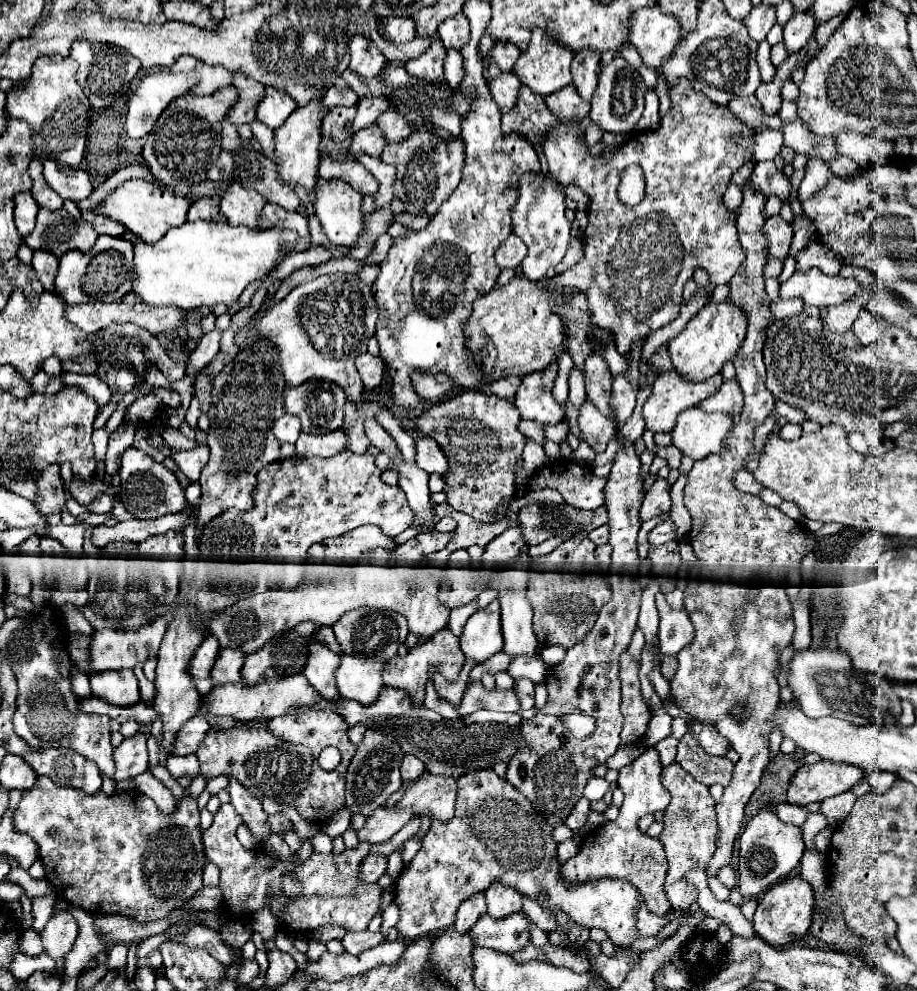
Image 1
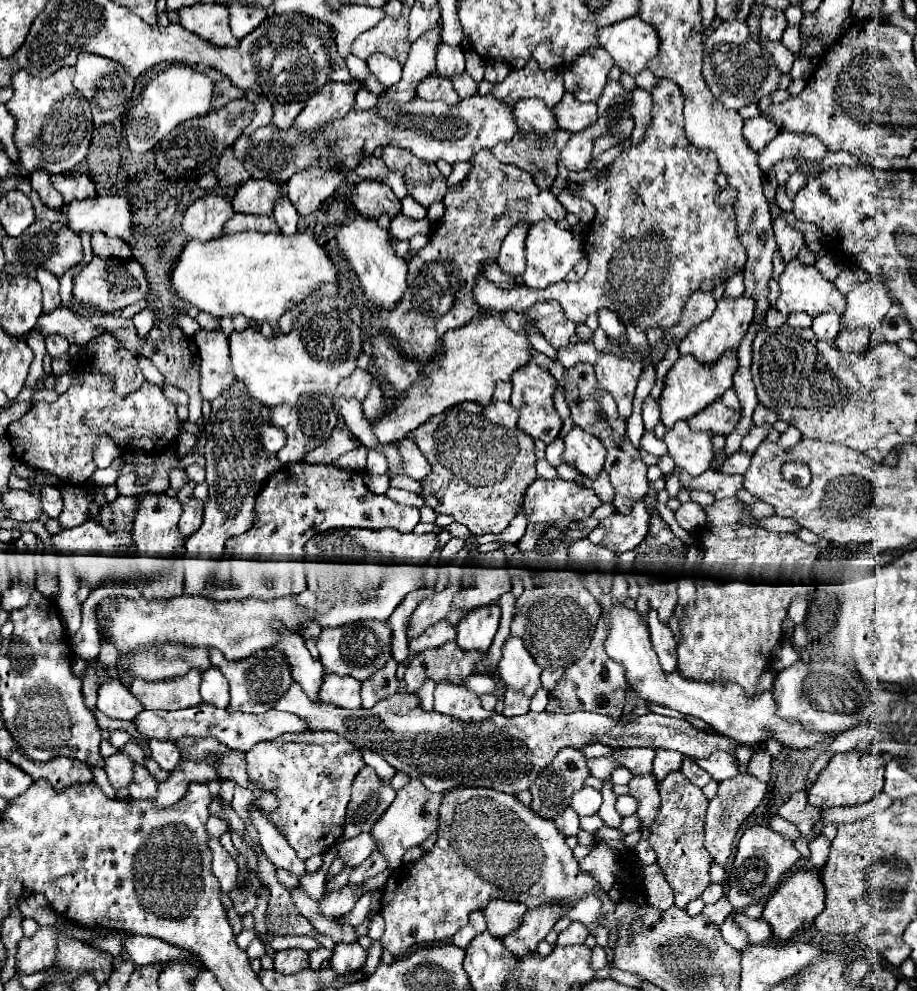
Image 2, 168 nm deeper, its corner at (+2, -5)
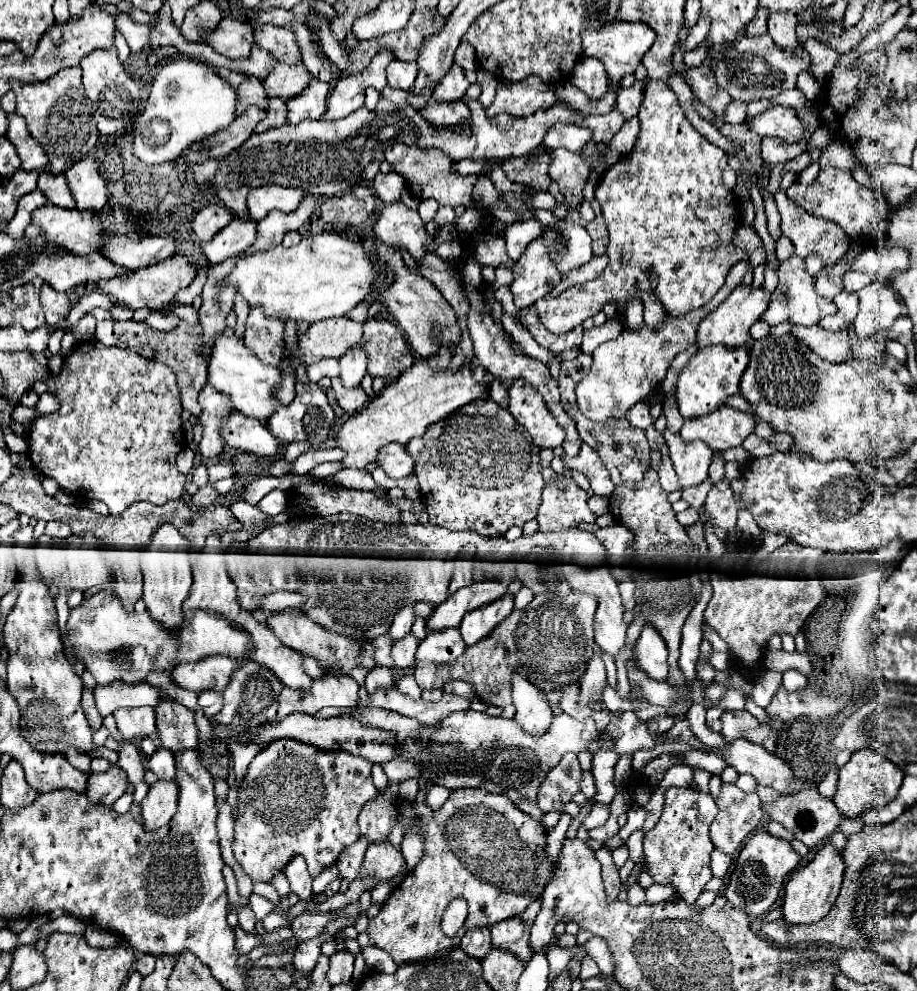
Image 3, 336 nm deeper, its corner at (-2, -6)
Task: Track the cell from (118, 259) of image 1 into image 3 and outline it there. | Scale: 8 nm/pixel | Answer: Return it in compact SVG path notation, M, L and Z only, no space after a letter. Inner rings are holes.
M178 255L178 257L172 257L168 261L162 261L160 265L130 271L128 277L118 277L116 281L100 281L100 289L130 309L140 309L140 307L162 309L174 299L174 295L180 289L186 289L194 281L194 277L196 277L196 265L190 263L188 257Z

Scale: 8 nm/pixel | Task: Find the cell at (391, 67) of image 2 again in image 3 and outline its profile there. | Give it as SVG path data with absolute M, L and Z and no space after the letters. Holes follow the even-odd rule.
M392 61L388 65L388 85L394 89L410 89L416 81L418 75L418 65L416 63L406 63L406 61Z

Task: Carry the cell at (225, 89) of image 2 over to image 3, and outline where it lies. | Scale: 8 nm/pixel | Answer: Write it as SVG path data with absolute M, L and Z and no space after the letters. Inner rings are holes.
M242 77L242 81L234 85L234 89L238 95L238 115L242 115L250 105L268 109L268 95L264 91L264 85L256 77Z

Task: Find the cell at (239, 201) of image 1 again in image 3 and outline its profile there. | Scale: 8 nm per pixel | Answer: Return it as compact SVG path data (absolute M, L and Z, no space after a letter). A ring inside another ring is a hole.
M264 185L250 189L248 193L248 211L254 221L264 219L270 211L292 213L300 207L304 199L304 191L296 187L280 187L280 185Z

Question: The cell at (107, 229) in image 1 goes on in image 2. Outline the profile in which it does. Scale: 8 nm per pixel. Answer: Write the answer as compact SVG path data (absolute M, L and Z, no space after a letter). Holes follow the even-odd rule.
M94 232L92 234L92 252L96 252L98 256L116 256L116 258L130 258L132 250L128 244L124 244L124 240L120 238L110 238L102 232Z

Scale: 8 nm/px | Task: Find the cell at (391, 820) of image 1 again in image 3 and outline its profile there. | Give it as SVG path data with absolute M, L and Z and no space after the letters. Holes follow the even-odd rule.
M360 837L356 843L352 843L350 847L346 847L338 855L336 867L338 867L340 875L342 875L342 879L348 879L348 881L354 881L356 879L356 873L358 873L362 861L364 861L366 847L368 847L368 843L364 841L364 837Z

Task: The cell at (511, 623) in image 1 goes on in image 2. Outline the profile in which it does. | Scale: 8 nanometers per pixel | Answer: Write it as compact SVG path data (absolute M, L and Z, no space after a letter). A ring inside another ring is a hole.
M510 634L504 642L498 672L508 688L522 690L528 698L540 688L540 666L526 650L524 640L520 636Z

